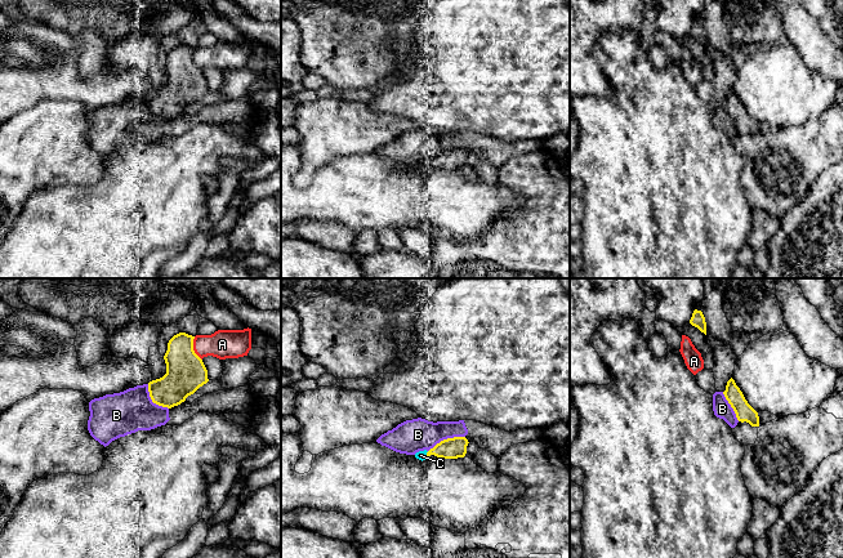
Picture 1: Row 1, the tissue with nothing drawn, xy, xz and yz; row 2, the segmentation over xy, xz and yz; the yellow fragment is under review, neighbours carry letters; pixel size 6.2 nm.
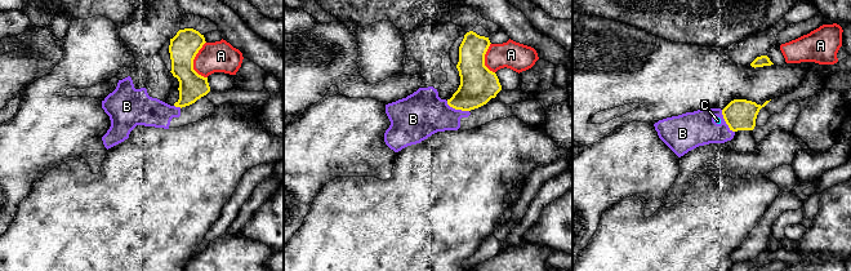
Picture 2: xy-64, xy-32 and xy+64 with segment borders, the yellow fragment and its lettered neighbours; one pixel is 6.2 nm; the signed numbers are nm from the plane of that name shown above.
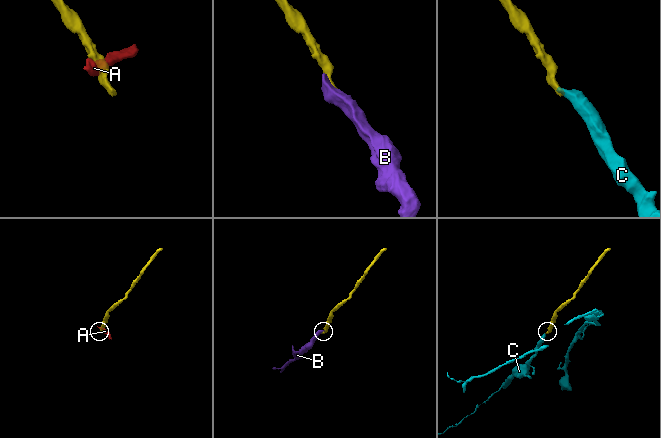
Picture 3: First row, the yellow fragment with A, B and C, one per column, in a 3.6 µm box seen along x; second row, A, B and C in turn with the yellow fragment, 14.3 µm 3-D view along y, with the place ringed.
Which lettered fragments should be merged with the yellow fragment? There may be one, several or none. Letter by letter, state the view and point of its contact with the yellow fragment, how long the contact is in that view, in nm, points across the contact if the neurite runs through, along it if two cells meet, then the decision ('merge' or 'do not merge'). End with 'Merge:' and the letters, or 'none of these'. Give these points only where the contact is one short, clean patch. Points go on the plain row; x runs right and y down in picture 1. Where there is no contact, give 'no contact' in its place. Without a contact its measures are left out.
A: xy (192, 59) | 160 nm | along xy (193, 48), (193, 63), (201, 71) | do not merge
B: xz (447, 150) | 260 nm | do not merge
C: xz (427, 165) | 40 nm | merge
Merge: C

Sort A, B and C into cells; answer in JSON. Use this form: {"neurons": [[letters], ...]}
{"neurons": [["A"], ["B"], ["C"]]}

